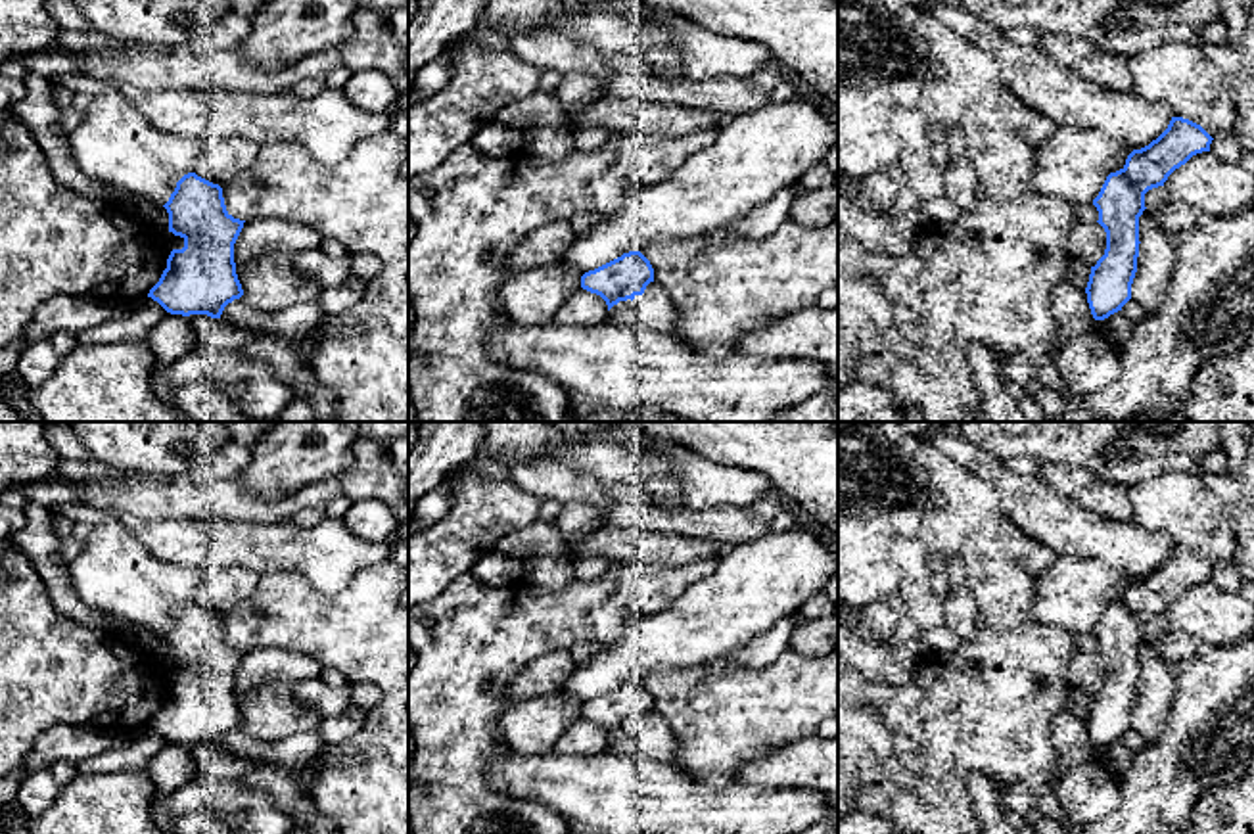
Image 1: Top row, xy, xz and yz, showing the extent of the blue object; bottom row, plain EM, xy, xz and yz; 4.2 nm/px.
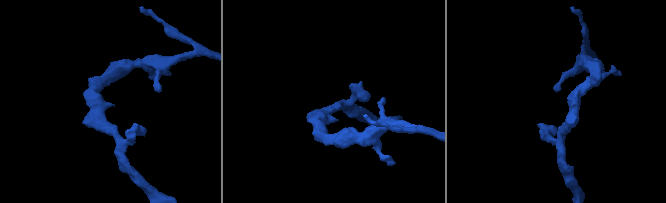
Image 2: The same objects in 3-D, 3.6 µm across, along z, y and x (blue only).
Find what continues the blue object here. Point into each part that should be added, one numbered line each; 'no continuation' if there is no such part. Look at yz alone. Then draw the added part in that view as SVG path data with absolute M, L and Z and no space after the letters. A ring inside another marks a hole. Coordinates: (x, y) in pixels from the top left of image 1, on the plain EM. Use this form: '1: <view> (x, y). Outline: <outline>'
no continuation

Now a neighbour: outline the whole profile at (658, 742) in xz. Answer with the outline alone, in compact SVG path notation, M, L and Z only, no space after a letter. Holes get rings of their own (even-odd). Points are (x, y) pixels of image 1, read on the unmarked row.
M656 709L650 711L642 723L644 730L635 732L631 729L619 730L608 740L606 753L627 753L631 750L660 761L675 761L679 740L673 734L667 719Z

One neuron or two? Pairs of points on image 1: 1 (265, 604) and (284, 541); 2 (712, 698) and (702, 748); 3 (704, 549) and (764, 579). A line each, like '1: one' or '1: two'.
1: two
2: one
3: two

